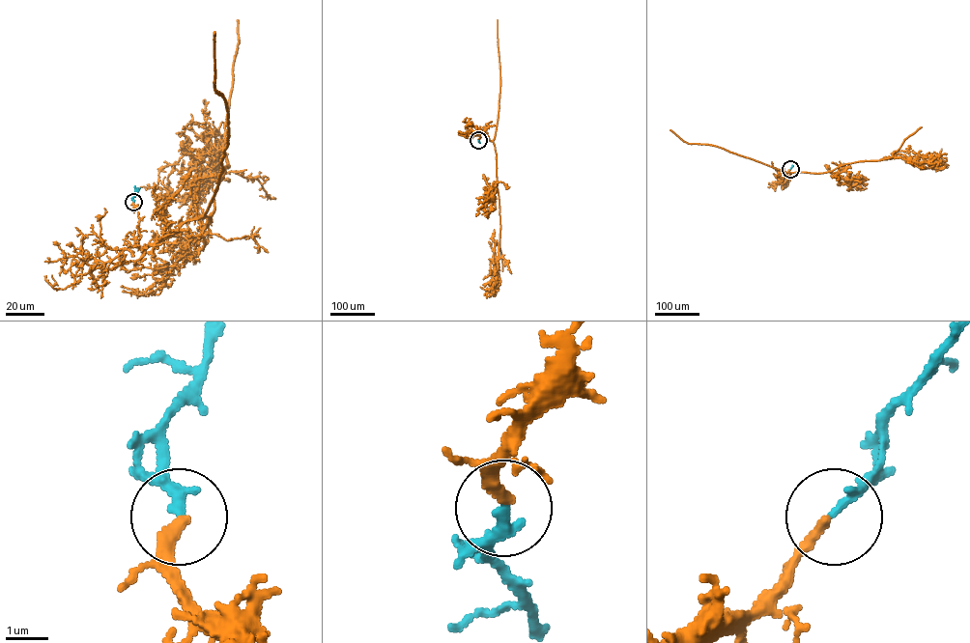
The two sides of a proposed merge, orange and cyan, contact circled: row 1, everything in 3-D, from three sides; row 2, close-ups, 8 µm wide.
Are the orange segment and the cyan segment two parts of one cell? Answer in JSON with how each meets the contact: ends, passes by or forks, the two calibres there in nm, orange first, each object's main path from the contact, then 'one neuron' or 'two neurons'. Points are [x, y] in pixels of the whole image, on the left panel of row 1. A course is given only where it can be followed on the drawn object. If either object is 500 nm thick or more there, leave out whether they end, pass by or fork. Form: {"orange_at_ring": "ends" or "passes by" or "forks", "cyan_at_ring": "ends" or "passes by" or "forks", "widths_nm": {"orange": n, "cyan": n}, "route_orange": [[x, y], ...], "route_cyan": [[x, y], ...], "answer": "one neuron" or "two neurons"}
{"orange_at_ring": "ends", "cyan_at_ring": "ends", "widths_nm": {"orange": 240, "cyan": 240}, "route_orange": [[133, 201], [141, 247], [211, 221], [224, 151], [218, 175], [196, 177], [188, 153], [159, 171], [157, 188]], "route_cyan": [[133, 201], [133, 196], [139, 187]], "answer": "one neuron"}

